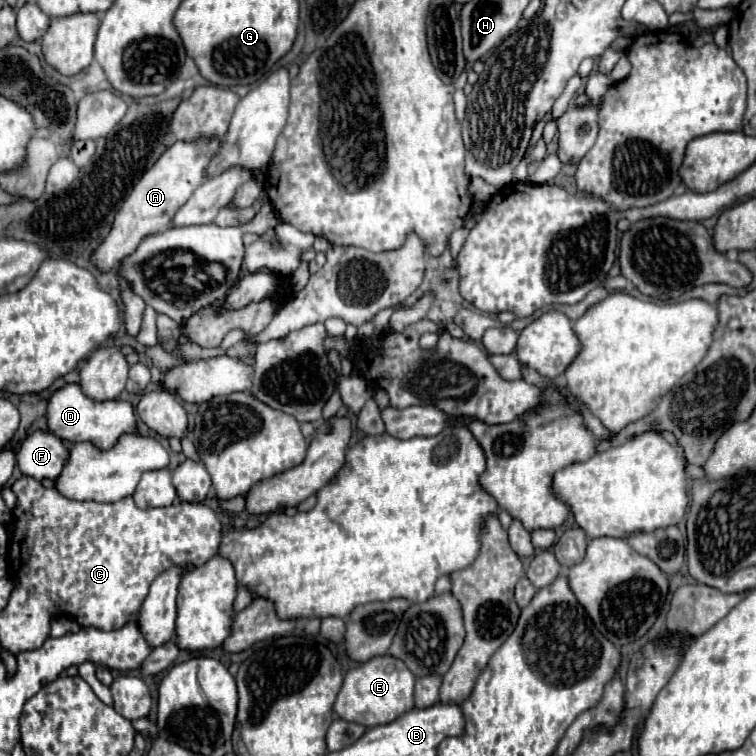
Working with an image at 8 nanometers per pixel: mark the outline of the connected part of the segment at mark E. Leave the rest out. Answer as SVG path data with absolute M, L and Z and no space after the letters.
M392 655L372 657L346 673L344 685L334 703L334 713L344 721L356 721L366 727L390 723L414 707L414 683L416 677L404 667L404 663L400 663L400 659Z

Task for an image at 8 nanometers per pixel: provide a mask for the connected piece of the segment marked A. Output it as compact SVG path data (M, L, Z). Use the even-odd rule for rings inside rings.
M198 139L192 143L176 141L172 147L164 151L164 155L140 177L136 187L132 189L130 197L122 203L120 211L116 213L116 219L112 223L110 233L106 239L92 251L90 261L100 273L108 273L116 267L120 267L120 259L124 255L132 255L136 247L140 245L140 239L160 233L166 229L174 213L188 201L192 191L206 181L204 169L212 155L218 151L220 139Z

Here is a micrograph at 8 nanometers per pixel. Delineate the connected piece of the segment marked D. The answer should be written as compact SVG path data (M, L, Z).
M66 383L62 389L50 395L46 417L48 429L56 437L66 439L70 443L90 441L94 447L100 447L100 451L108 451L108 447L114 447L116 439L120 439L120 435L124 433L138 433L136 415L130 401L92 401L78 383Z

